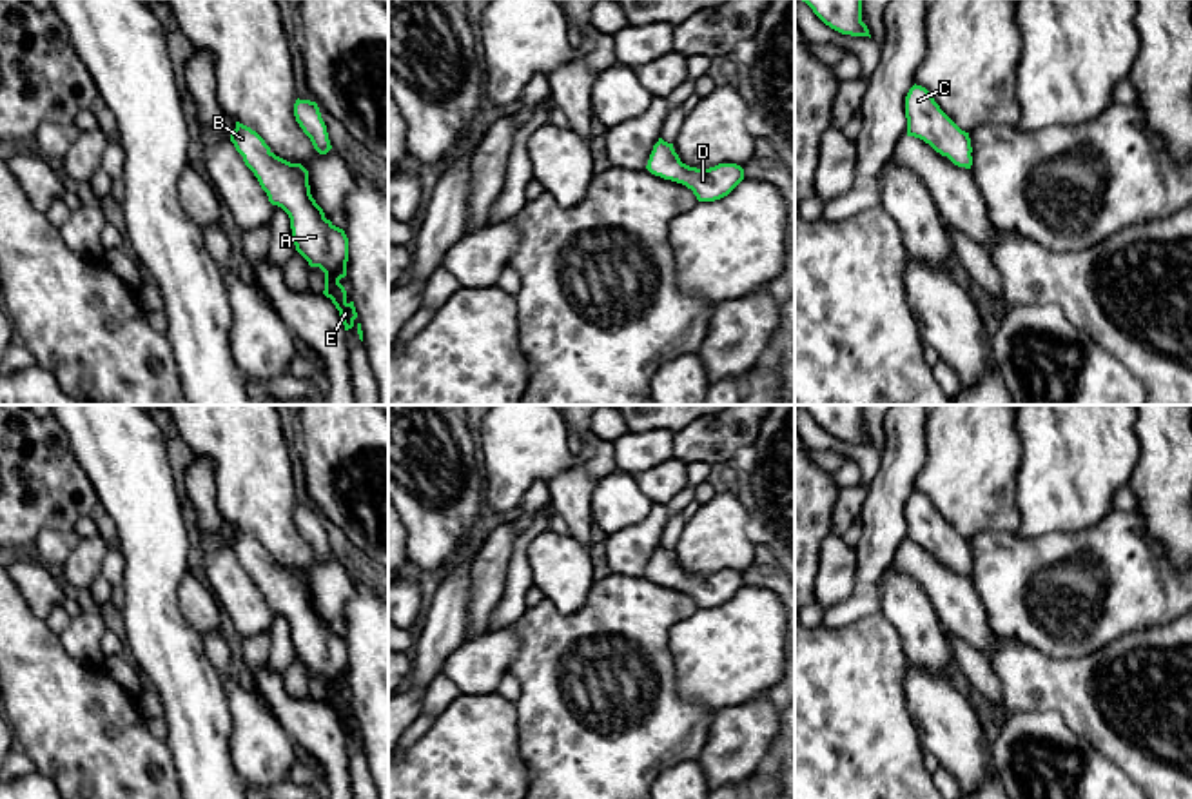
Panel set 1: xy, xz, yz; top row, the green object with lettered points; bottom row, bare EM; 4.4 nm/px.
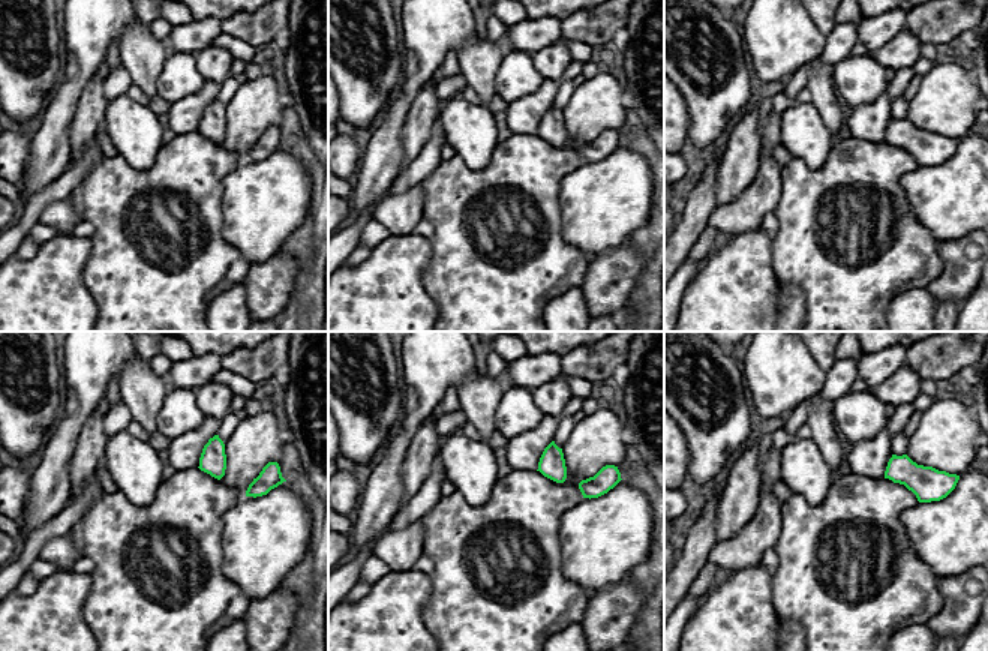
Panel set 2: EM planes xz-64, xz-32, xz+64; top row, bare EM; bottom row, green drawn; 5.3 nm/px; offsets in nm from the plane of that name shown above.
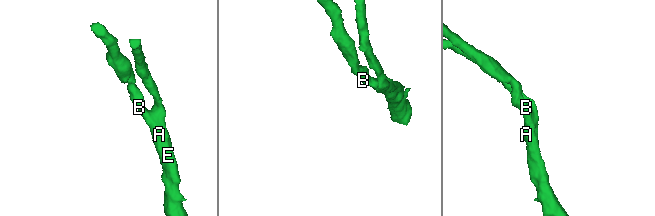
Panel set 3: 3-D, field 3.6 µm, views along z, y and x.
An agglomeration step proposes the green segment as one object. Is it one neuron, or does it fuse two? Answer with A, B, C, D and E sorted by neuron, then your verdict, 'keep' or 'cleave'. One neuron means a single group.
A B C D E; keep

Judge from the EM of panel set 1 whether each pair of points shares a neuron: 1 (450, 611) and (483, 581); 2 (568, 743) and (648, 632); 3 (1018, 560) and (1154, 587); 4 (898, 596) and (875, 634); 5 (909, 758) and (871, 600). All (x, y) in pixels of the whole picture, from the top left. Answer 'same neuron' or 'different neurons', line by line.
1: different neurons
2: same neuron
3: same neuron
4: different neurons
5: different neurons

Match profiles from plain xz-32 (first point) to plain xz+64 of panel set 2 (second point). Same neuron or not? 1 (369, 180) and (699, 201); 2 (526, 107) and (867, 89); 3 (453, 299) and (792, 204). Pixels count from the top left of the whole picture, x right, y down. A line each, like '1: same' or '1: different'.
1: same
2: different
3: same

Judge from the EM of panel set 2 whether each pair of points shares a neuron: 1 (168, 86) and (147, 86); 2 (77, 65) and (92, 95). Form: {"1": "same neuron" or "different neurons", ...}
{"1": "different neurons", "2": "different neurons"}

